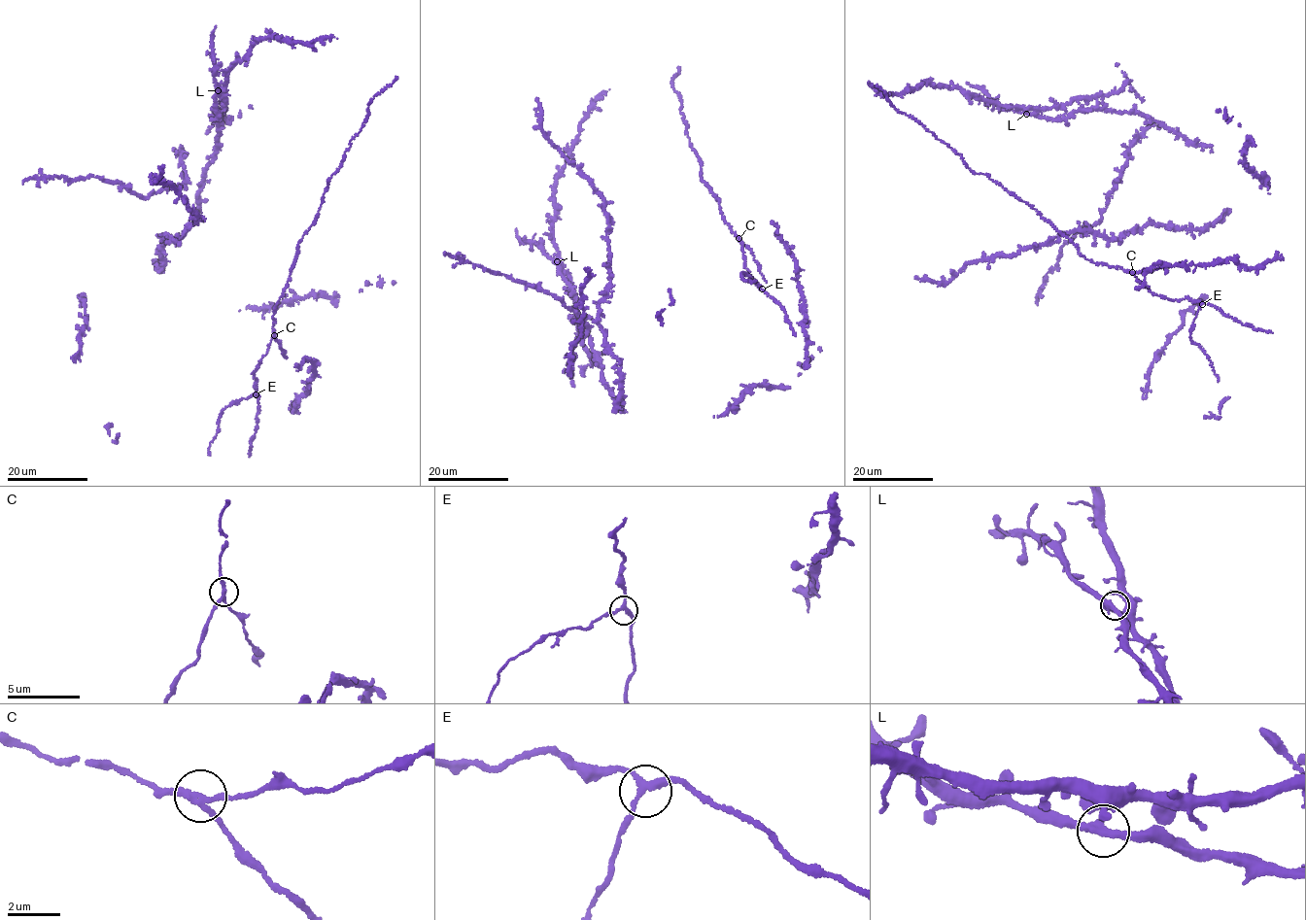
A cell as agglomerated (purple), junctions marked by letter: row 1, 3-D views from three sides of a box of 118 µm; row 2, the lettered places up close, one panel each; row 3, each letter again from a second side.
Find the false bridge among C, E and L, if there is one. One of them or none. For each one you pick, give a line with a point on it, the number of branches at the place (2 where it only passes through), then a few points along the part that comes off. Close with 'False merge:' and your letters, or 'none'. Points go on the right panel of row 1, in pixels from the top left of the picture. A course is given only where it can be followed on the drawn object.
C: (1132, 272) | 3 | (1132, 272), (1152, 271), (1183, 262)
False merge: C

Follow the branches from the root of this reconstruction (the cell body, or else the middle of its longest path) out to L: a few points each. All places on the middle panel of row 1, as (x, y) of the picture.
L: (552, 225), (552, 239), (560, 259), (556, 264), (557, 261)

